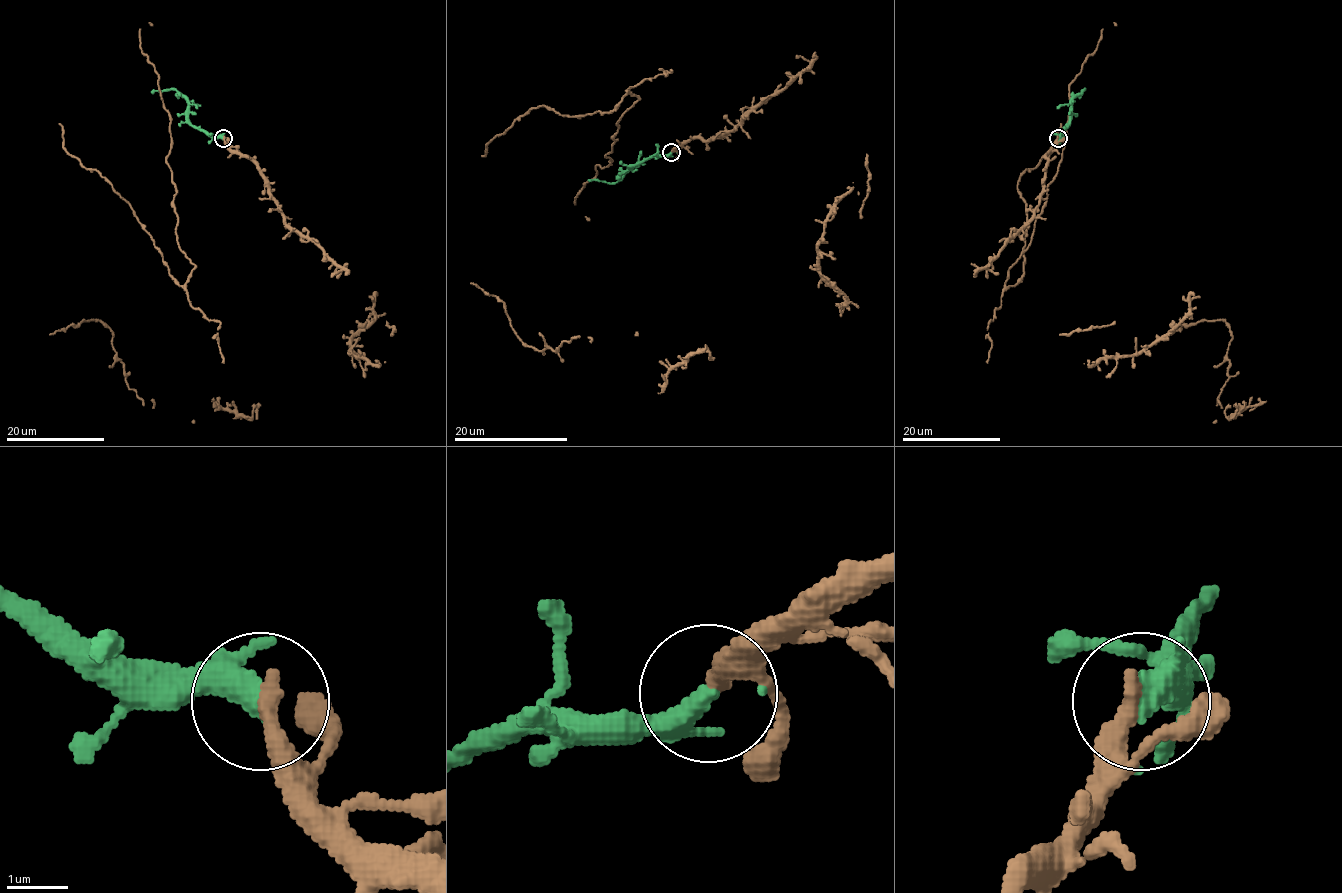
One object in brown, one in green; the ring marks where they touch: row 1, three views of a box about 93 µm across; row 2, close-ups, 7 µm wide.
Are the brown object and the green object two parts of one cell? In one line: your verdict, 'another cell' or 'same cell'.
same cell

